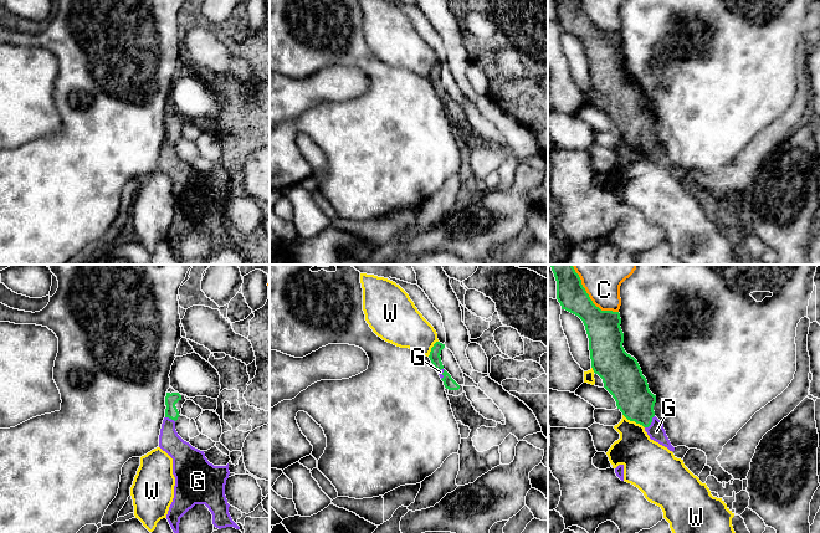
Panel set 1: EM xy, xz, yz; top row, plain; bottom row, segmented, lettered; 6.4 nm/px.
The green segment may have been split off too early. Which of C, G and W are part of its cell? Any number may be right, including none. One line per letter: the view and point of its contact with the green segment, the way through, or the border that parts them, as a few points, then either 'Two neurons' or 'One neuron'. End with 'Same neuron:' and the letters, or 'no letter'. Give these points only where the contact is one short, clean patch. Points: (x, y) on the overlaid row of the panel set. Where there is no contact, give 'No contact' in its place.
C: Touches green at yz (588, 296). Two neurons
G: Touches green at yz (650, 423). Path across: yz (630, 390), (637, 406), (650, 423), (656, 431). One neuron
W: Touches green at yz (634, 420). Two neurons
Same neuron: G

